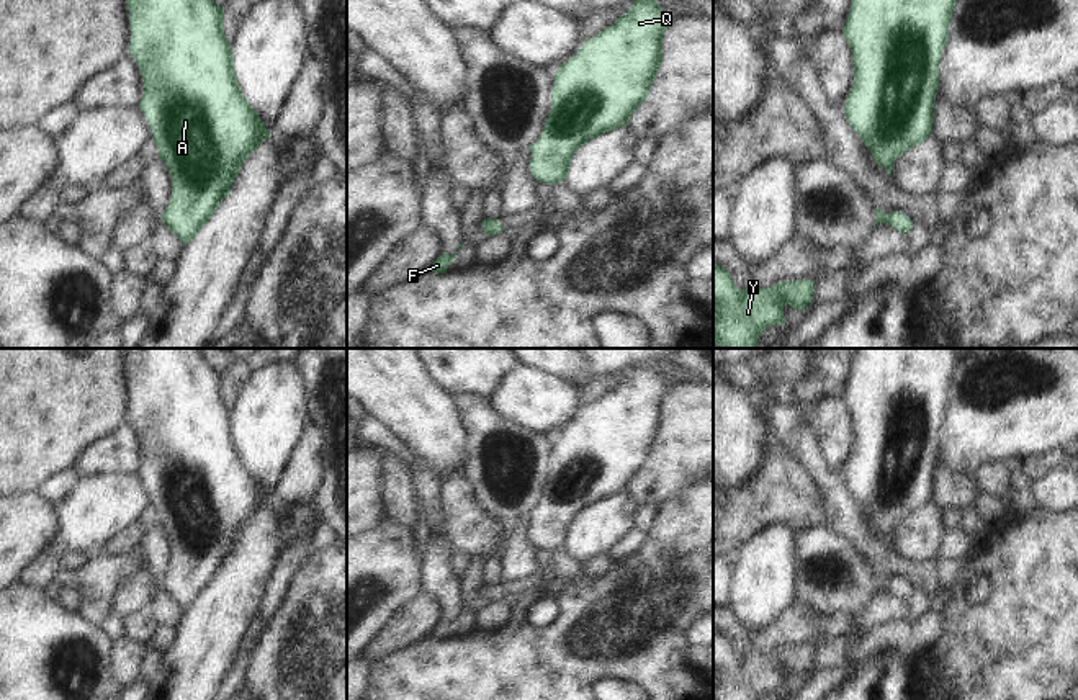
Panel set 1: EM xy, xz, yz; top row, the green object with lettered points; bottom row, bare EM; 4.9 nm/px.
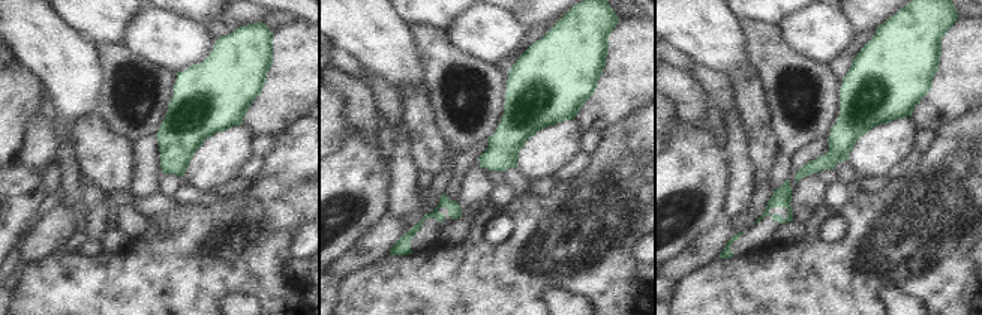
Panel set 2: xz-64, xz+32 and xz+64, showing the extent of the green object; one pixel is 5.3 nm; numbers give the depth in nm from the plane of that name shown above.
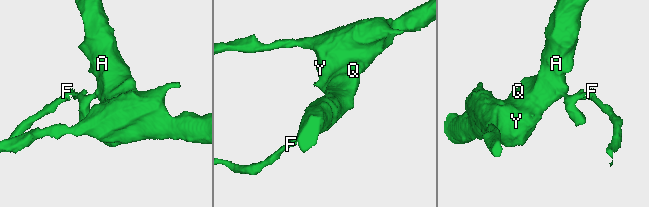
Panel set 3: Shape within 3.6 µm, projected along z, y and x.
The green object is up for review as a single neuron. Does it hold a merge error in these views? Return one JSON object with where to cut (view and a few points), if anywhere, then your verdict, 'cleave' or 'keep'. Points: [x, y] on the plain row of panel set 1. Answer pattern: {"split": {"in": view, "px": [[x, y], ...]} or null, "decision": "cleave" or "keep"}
{"split": null, "decision": "keep"}

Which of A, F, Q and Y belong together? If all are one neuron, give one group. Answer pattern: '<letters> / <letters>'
A F Q Y

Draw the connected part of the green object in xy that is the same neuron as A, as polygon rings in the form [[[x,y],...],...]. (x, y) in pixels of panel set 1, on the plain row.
[[[123,348],[129,376],[129,422],[144,445],[139,476],[146,482],[159,523],[172,543],[172,566],[162,579],[164,590],[186,612],[213,584],[231,559],[242,530],[273,500],[244,463],[234,435],[231,407],[224,401],[224,373],[203,355],[203,348]]]

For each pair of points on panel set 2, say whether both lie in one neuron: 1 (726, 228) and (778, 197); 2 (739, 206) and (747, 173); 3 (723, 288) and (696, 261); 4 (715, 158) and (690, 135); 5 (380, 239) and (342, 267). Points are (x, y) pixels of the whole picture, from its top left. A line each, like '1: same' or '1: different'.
1: different
2: same
3: different
4: same
5: same

